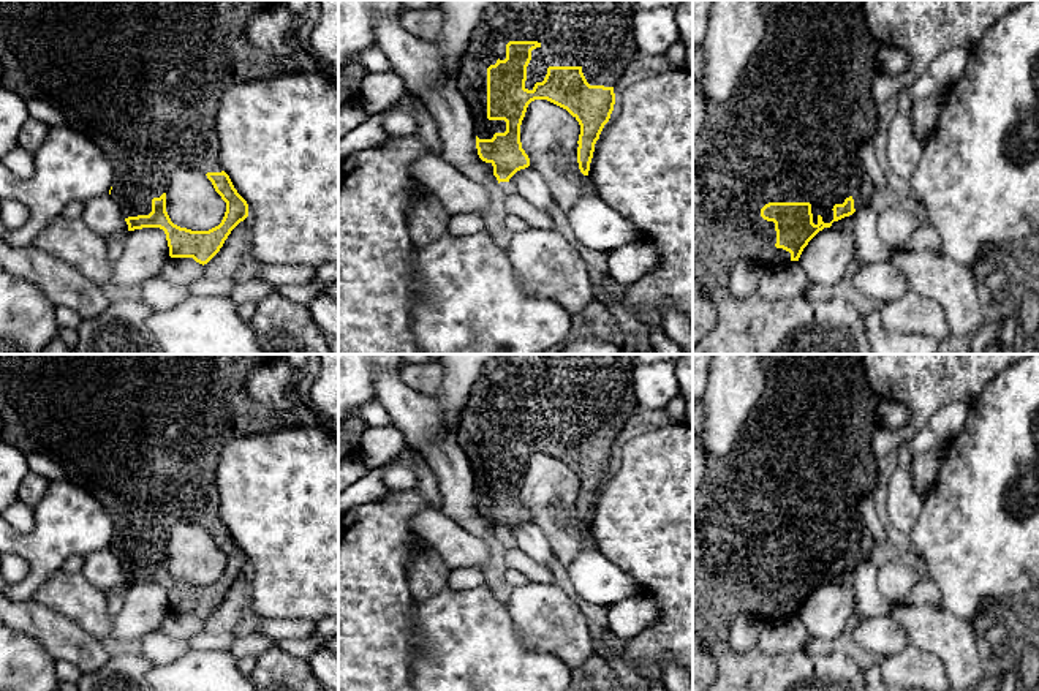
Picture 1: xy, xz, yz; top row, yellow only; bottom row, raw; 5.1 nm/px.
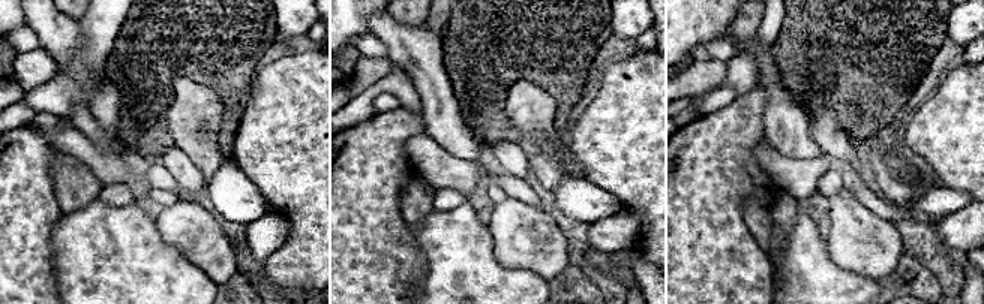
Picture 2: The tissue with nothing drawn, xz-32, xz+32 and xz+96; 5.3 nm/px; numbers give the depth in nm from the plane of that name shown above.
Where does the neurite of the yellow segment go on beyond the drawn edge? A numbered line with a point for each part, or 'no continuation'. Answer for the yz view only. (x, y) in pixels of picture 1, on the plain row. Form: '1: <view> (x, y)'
1: yz (789, 487)

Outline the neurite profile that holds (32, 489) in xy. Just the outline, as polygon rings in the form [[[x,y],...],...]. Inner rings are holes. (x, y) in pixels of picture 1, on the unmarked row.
[[[28,471],[17,489],[17,498],[27,503],[28,506],[36,508],[36,504],[44,497],[49,482],[51,481],[44,476]]]

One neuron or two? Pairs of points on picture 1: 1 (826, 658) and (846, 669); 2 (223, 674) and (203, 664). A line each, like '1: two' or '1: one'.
1: one
2: one

